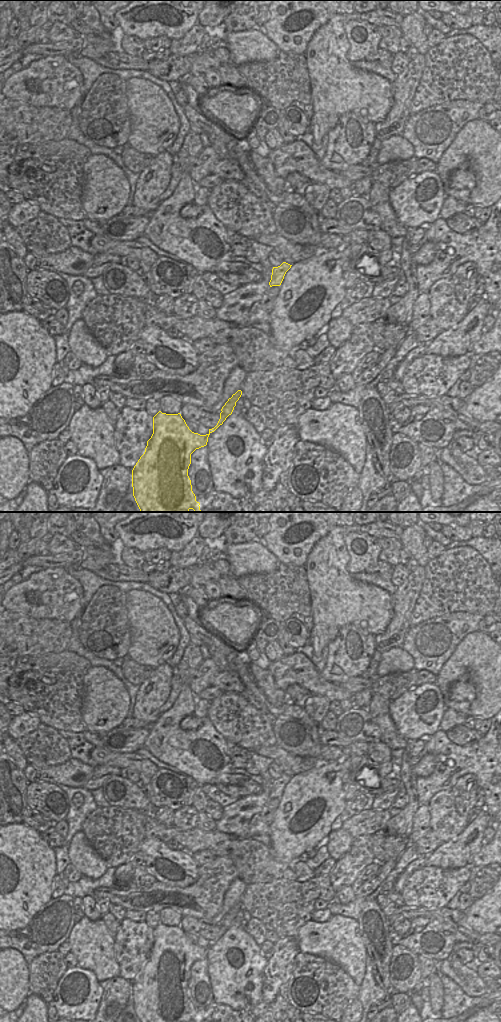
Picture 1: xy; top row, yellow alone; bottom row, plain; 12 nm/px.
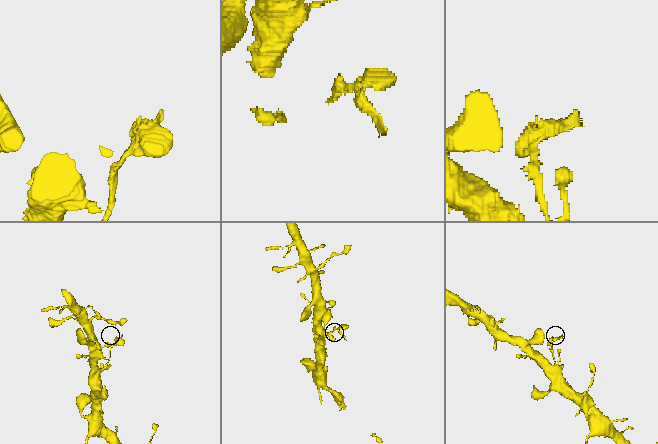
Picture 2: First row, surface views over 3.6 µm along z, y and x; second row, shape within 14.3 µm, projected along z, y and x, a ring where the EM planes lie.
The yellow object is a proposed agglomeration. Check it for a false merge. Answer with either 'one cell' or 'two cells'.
two cells

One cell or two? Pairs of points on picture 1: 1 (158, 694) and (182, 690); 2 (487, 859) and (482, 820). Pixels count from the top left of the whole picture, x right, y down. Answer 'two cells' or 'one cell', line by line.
1: two cells
2: two cells

